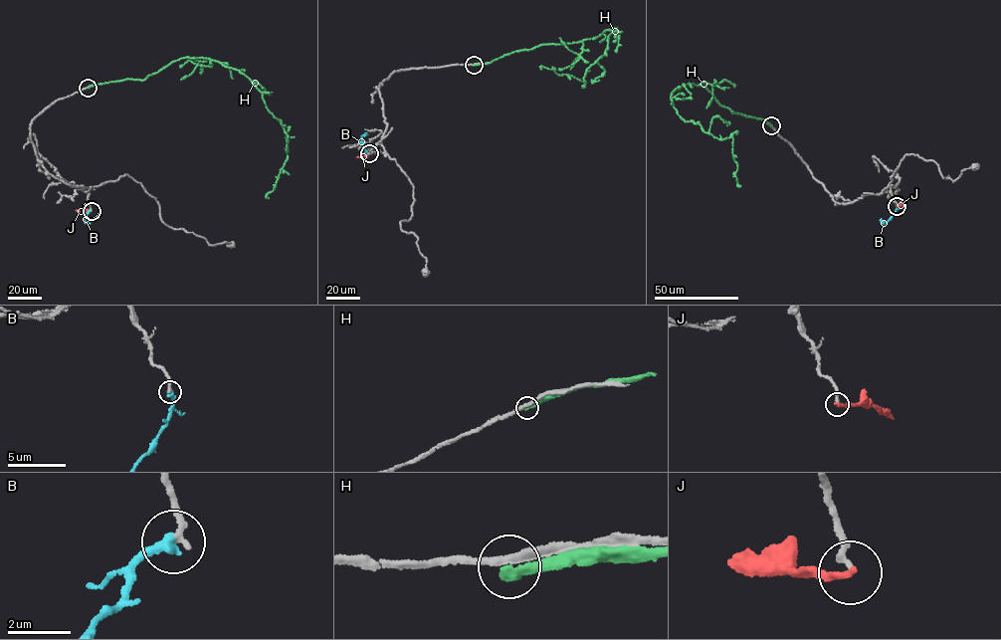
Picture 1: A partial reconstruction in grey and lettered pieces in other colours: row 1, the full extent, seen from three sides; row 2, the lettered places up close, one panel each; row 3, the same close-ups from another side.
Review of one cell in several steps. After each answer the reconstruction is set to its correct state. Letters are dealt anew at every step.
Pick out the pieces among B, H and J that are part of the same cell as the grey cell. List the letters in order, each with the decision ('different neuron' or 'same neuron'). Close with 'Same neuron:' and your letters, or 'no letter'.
B: same neuron
H: different neuron
J: different neuron
Same neuron: B

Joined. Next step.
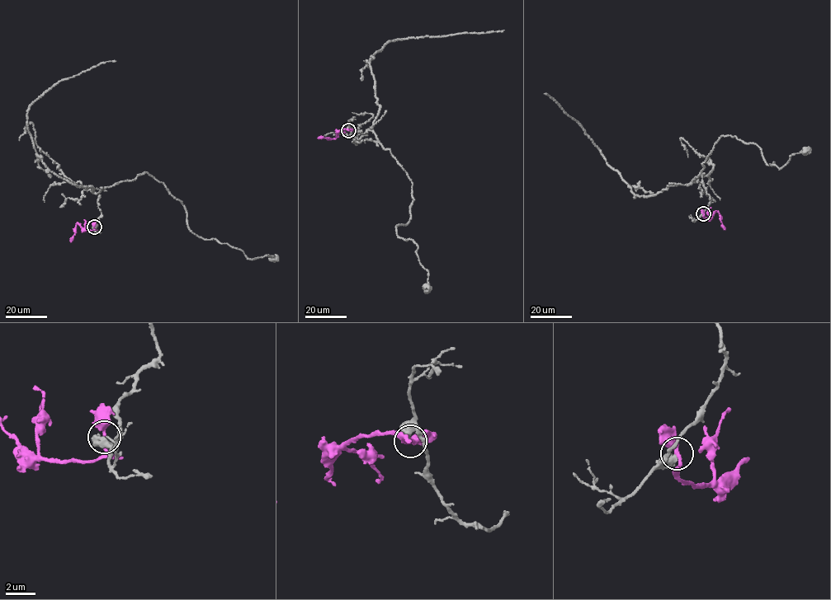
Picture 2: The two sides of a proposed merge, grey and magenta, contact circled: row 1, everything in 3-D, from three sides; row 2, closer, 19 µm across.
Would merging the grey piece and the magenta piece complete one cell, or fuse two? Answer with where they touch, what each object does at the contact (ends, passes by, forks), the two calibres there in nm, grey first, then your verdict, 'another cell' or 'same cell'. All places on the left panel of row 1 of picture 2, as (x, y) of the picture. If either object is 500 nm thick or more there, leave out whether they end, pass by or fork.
place (94, 227); calibres 550 and 280 nm; another cell

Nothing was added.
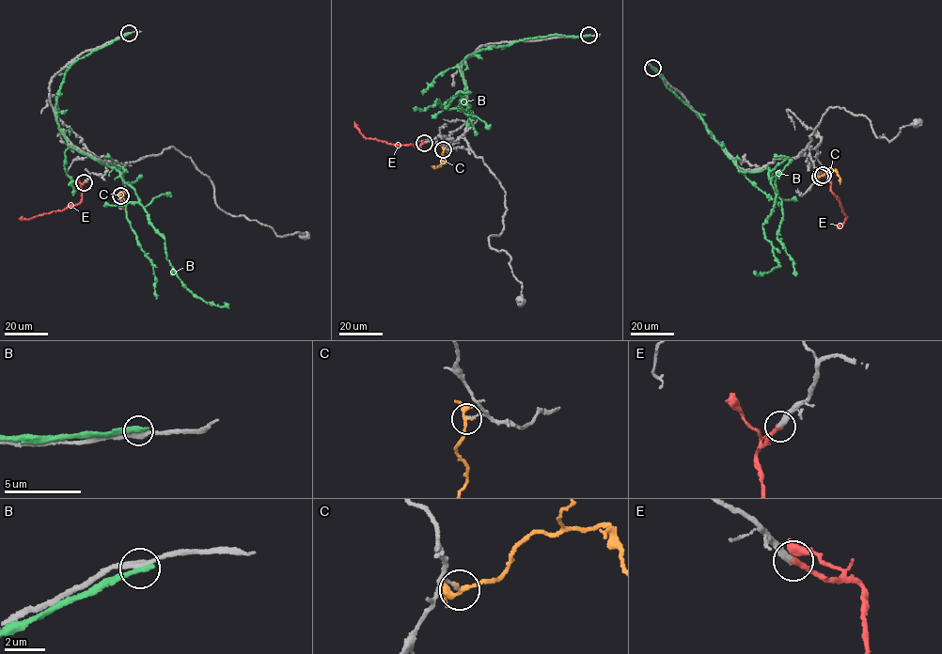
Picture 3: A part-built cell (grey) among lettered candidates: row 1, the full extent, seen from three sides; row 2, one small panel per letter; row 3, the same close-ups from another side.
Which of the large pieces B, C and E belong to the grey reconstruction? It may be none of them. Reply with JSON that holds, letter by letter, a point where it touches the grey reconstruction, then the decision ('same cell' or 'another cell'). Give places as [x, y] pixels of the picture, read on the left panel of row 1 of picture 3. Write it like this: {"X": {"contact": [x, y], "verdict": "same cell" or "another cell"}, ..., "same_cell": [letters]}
{"B": {"contact": [129, 33], "verdict": "another cell"}, "C": {"contact": [120, 195], "verdict": "another cell"}, "E": {"contact": [84, 182], "verdict": "same cell"}, "same_cell": ["E"]}

